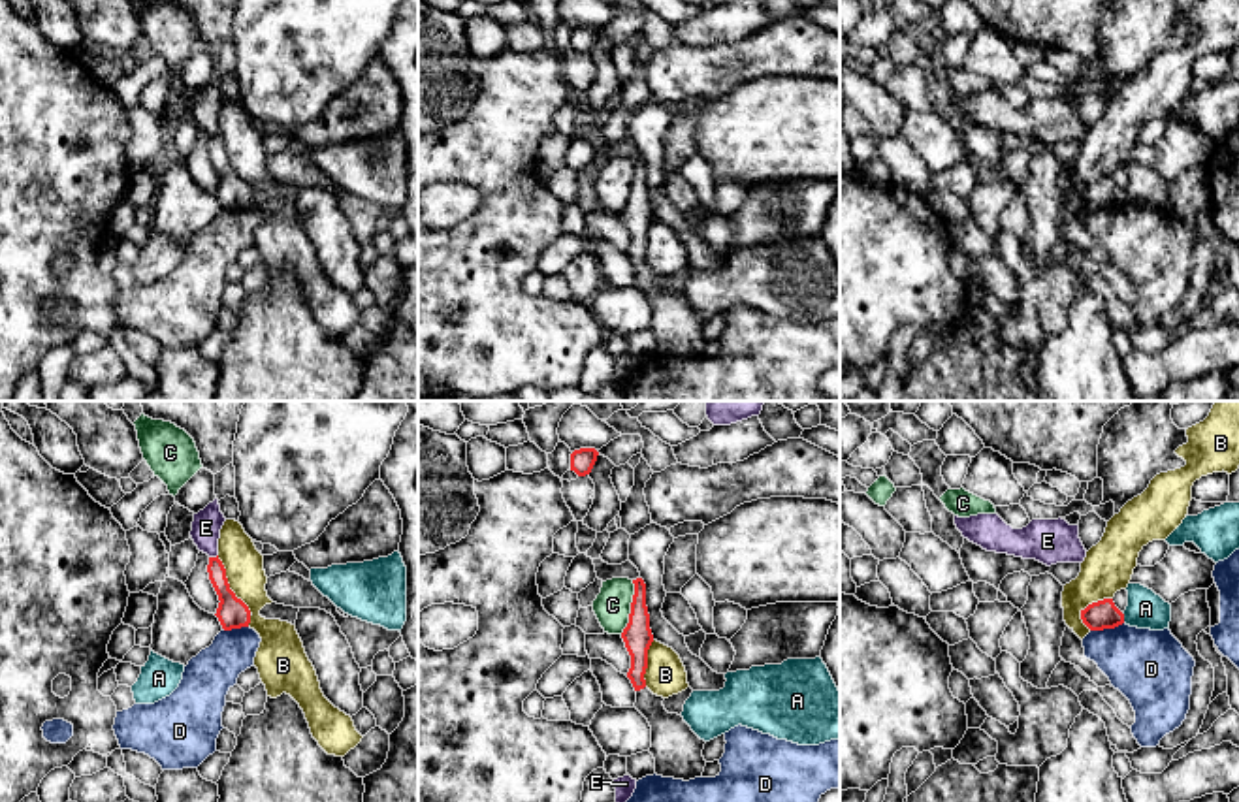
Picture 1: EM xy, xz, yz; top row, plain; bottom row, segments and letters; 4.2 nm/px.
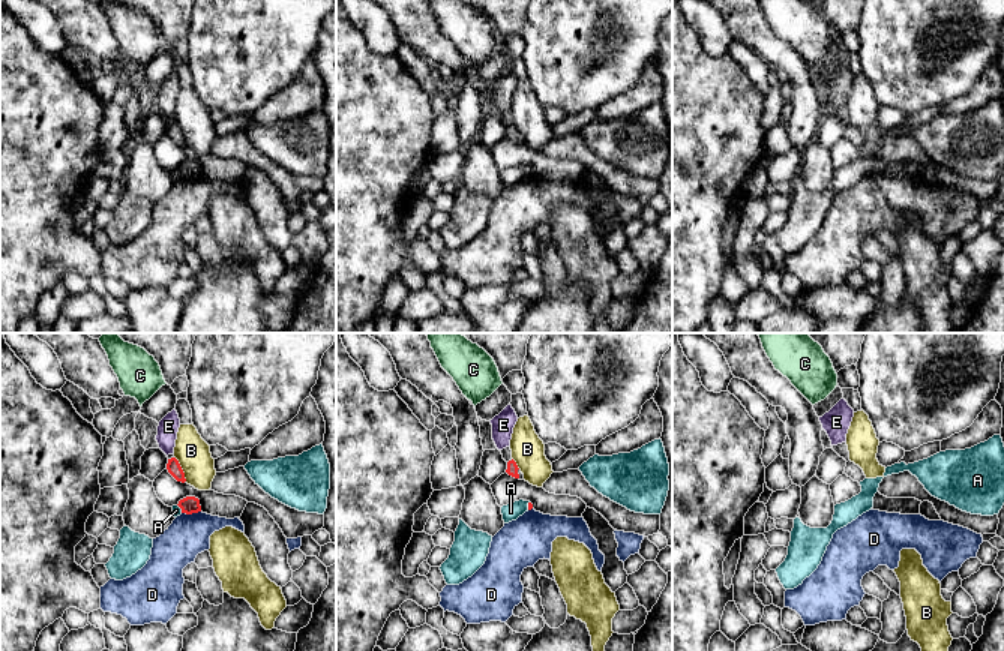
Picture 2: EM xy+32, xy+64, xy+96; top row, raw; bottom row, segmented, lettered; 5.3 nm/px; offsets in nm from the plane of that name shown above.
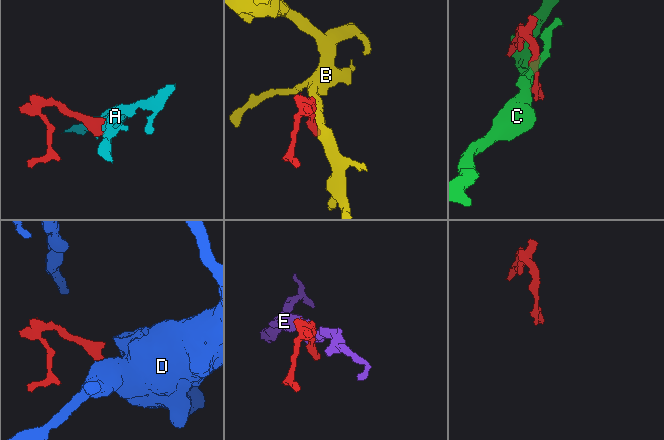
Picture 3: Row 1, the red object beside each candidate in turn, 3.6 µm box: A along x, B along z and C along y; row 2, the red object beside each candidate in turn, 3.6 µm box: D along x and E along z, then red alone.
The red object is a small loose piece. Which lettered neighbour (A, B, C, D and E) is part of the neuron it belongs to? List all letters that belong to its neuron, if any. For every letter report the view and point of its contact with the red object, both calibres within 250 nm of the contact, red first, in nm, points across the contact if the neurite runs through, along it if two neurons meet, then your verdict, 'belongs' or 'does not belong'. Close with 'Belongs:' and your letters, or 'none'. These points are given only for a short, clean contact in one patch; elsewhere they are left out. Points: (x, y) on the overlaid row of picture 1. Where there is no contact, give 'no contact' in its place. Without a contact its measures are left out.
A: meets red in yz at (1123, 618); 120 nm thick on the red side, 160 nm on the other; border along yz (1121, 612), (1125, 622); does not belong
B: meets red in xy at (228, 584); 140 nm thick on the red side, 170 nm on the other; border along xy (217, 556), (228, 588), (251, 612); does not belong
C: meets red in xz at (631, 607); 120 nm thick on the red side, 160 nm on the other; does not belong
D: meets red in yz at (1106, 627); 120 nm thick on the red side, 320 nm on the other; border along yz (1123, 622), (1091, 631); does not belong
E: meets red in xy at (213, 558); 140 nm thick on the red side, 130 nm on the other; does not belong
Belongs: none

